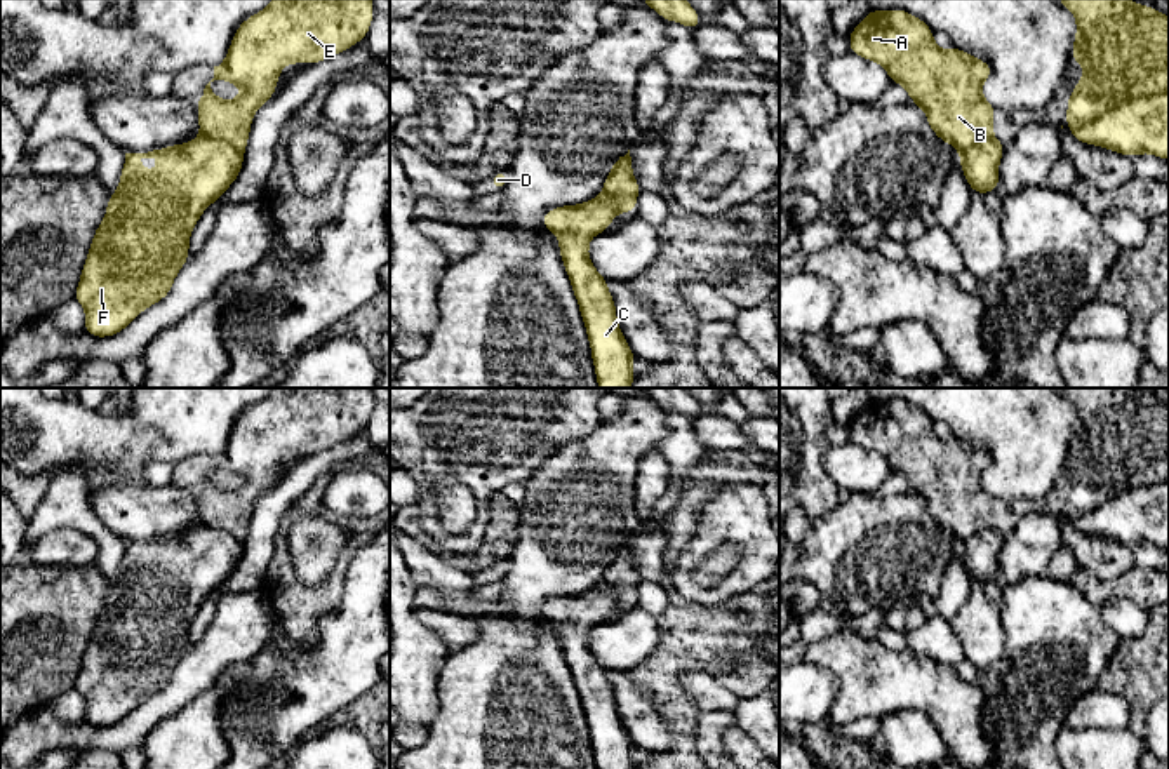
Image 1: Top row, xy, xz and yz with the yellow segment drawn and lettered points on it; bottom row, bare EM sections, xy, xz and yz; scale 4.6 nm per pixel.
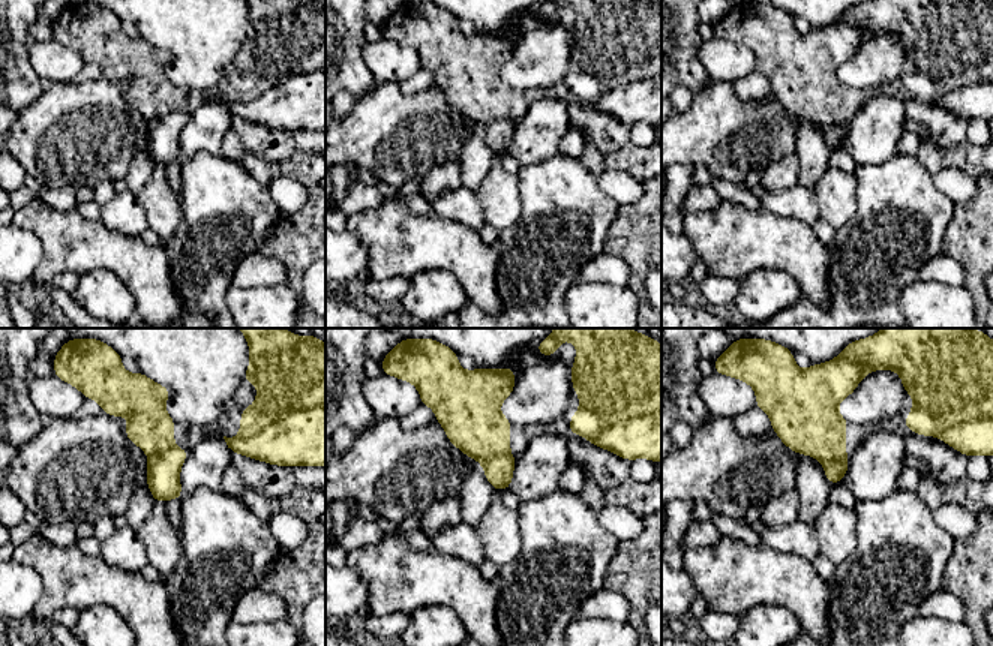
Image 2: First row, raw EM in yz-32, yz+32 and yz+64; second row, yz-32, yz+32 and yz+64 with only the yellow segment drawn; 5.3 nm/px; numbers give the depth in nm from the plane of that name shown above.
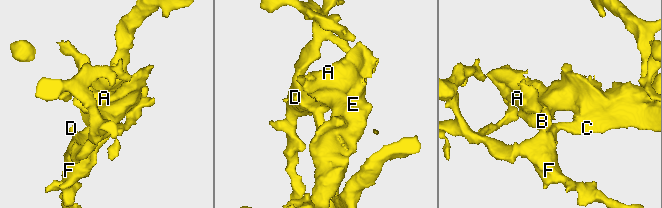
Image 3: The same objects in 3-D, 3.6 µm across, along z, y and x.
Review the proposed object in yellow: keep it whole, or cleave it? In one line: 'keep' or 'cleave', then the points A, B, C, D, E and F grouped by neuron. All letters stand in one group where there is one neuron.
cleave | A B E / C D F

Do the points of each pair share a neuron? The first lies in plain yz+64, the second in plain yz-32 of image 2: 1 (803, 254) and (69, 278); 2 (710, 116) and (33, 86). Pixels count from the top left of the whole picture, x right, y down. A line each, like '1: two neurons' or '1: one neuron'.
1: two neurons
2: two neurons

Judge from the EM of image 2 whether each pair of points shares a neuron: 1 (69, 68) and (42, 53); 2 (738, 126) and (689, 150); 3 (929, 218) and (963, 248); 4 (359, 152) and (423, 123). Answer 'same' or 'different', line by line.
1: same
2: same
3: different
4: same

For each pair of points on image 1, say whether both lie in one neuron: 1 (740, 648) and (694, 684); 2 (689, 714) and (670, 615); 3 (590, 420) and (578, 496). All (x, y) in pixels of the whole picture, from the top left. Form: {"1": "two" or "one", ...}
{"1": "two", "2": "one", "3": "two"}

